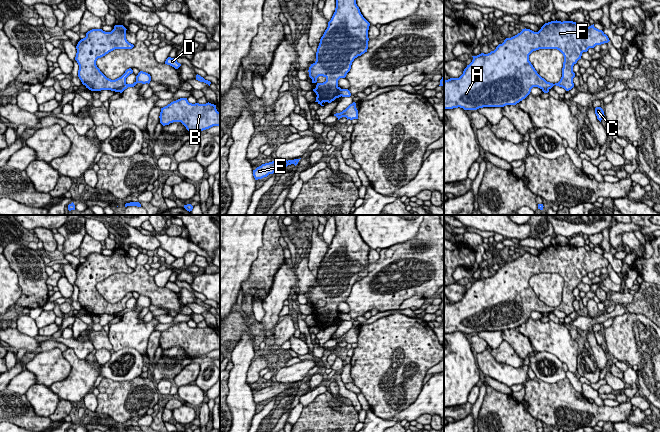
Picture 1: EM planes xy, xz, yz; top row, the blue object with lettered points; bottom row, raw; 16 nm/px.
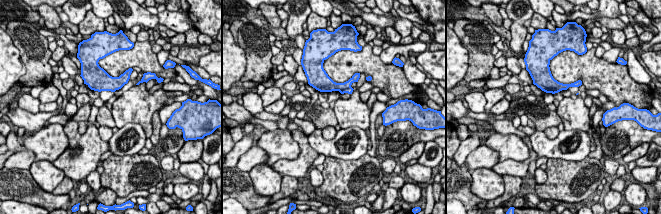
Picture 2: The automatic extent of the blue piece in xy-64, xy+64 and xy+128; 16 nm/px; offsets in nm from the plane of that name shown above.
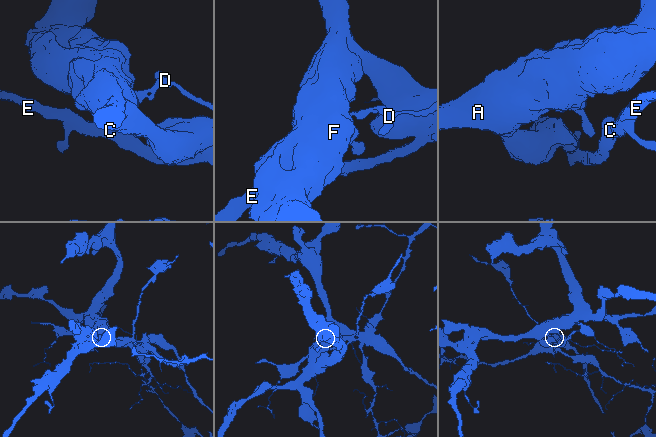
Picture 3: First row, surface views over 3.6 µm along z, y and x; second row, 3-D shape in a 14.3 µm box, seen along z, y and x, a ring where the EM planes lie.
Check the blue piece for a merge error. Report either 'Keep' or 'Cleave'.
Cleave

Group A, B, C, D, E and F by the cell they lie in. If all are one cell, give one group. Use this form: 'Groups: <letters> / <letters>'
Groups: A B F / C D E

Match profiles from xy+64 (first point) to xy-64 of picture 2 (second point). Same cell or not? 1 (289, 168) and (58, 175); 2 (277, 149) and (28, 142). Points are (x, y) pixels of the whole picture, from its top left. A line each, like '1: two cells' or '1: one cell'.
1: two cells
2: one cell

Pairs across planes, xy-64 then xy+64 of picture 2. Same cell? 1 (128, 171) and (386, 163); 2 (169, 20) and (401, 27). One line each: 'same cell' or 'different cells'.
1: different cells
2: same cell

